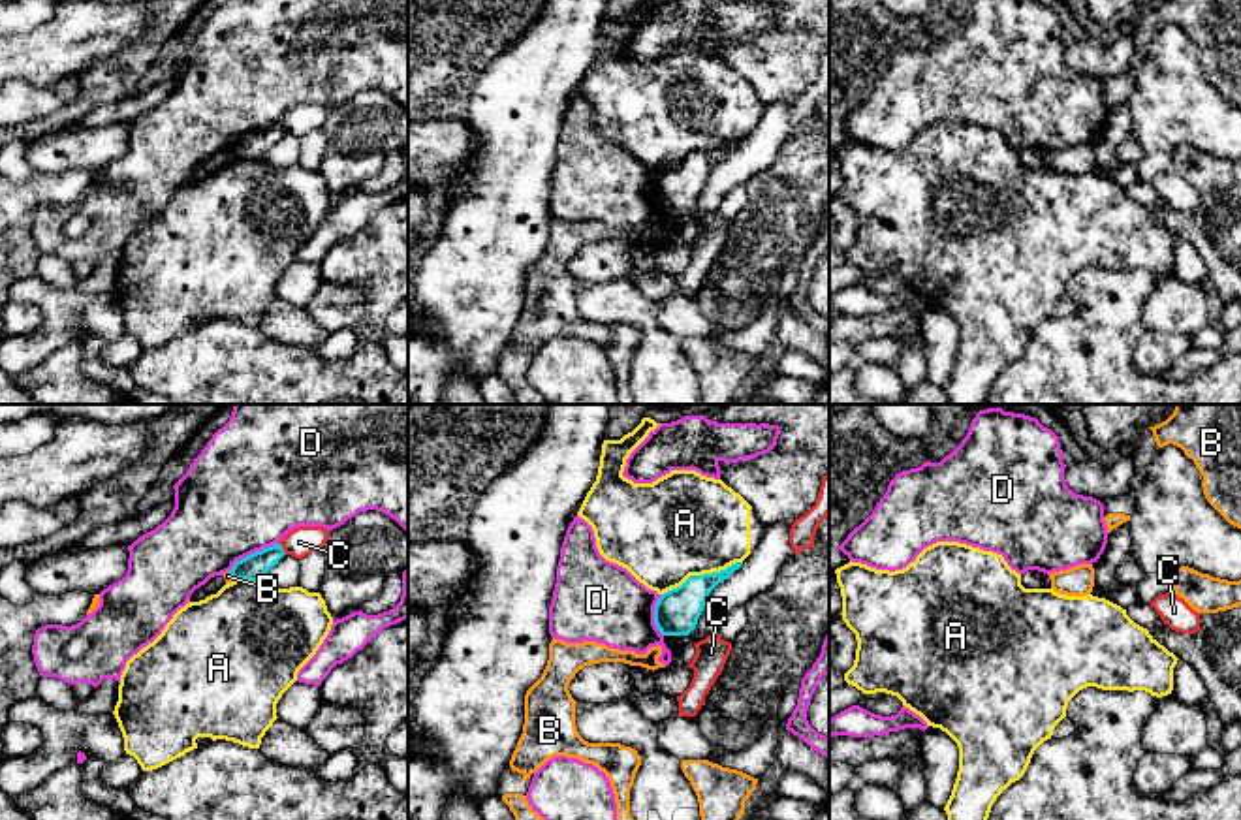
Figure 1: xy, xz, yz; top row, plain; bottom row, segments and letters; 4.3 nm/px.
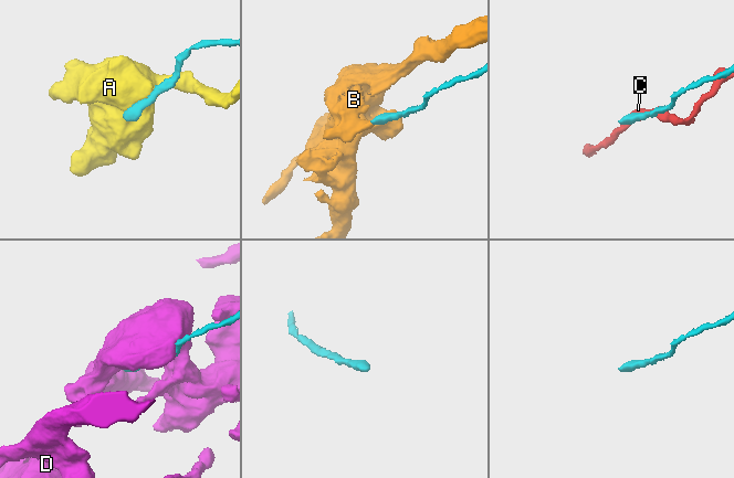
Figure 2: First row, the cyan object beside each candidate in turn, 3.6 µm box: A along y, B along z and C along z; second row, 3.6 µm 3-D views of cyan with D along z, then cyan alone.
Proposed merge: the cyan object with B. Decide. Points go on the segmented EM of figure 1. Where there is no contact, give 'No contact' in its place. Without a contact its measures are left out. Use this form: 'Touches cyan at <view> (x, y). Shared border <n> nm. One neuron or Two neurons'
Touches cyan at xy (232, 574). Shared border 50 nm. Two neurons

